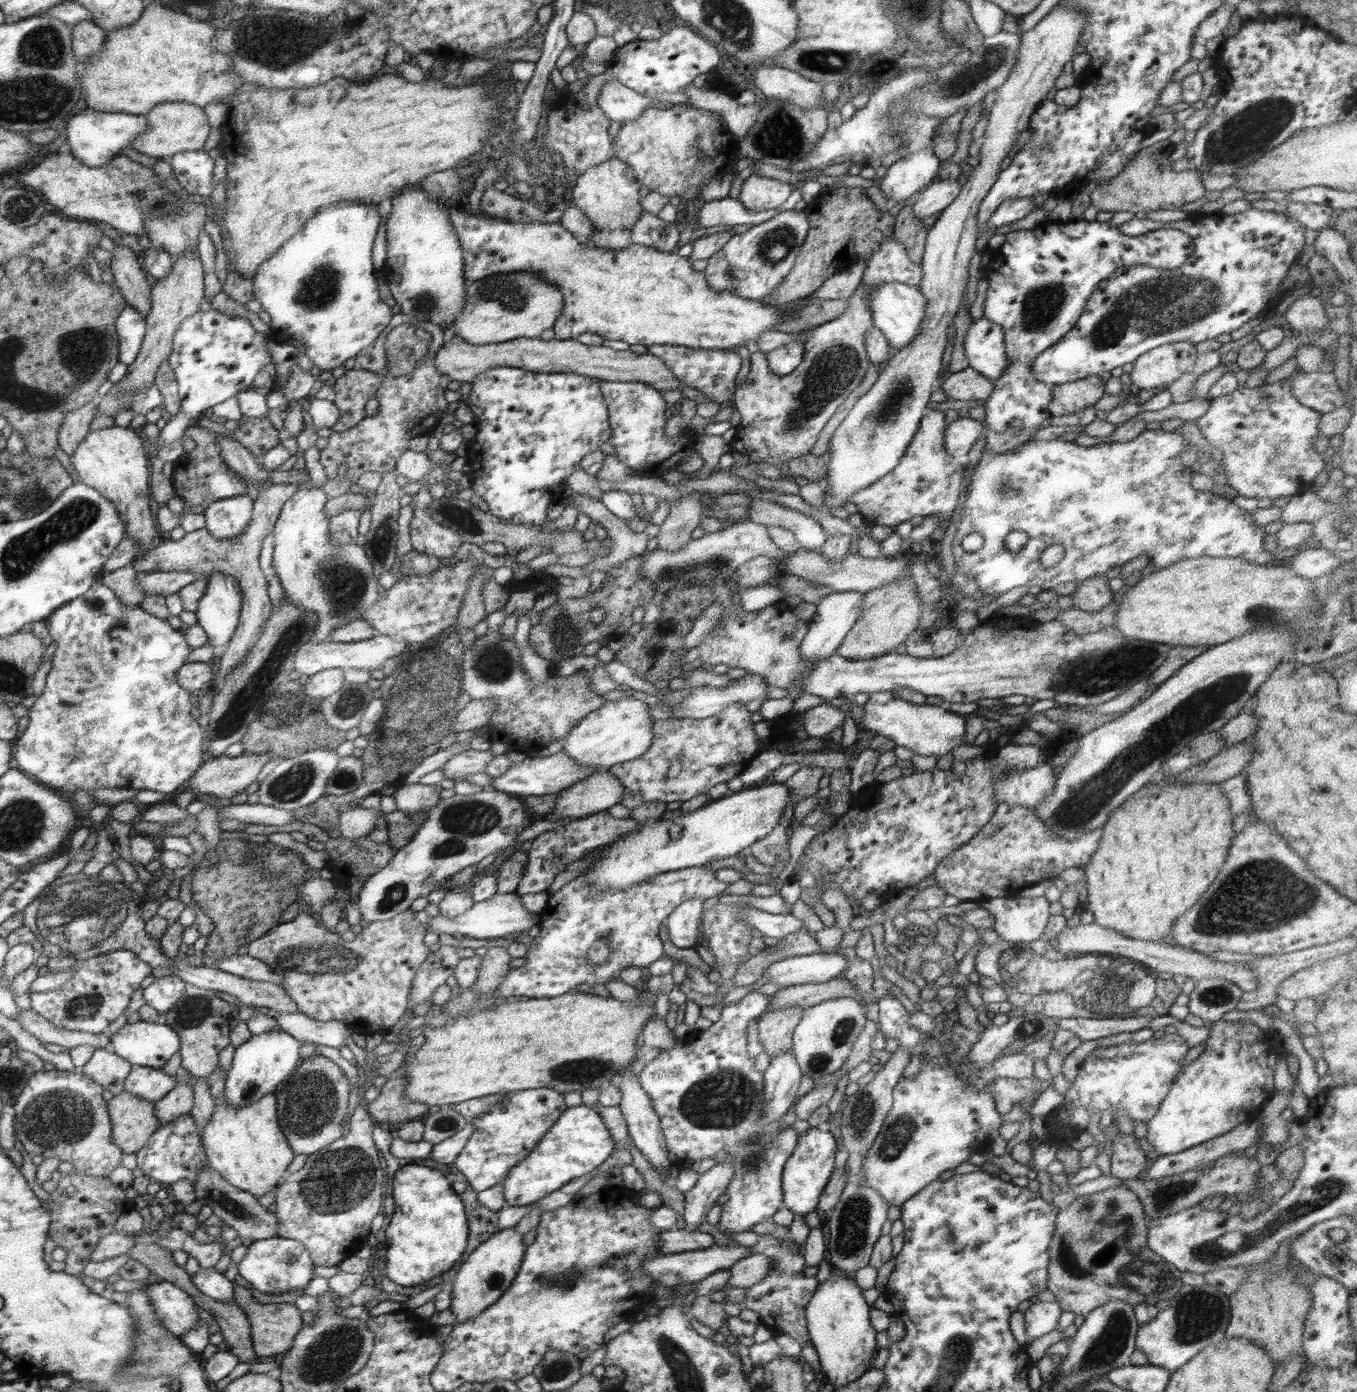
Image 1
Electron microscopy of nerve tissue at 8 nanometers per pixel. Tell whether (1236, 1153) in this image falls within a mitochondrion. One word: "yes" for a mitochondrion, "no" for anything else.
no

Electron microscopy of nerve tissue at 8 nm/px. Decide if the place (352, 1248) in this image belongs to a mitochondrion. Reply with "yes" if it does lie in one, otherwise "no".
no

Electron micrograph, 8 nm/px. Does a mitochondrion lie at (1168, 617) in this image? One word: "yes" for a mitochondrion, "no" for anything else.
no

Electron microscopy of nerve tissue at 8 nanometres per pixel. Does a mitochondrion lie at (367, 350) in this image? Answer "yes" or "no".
no

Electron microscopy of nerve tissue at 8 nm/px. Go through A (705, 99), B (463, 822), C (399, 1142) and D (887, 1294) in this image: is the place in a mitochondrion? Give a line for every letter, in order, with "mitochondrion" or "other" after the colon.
A: other
B: mitochondrion
C: other
D: other

